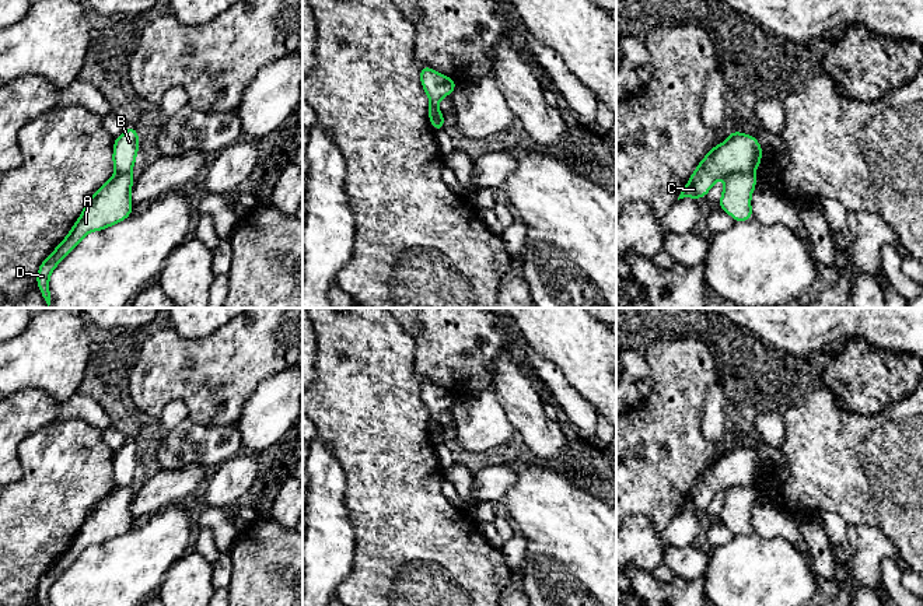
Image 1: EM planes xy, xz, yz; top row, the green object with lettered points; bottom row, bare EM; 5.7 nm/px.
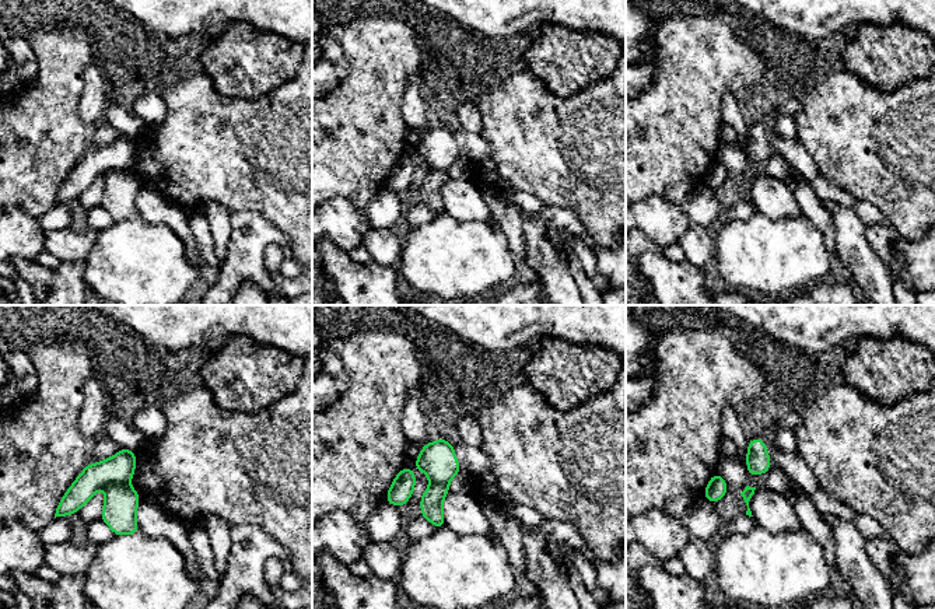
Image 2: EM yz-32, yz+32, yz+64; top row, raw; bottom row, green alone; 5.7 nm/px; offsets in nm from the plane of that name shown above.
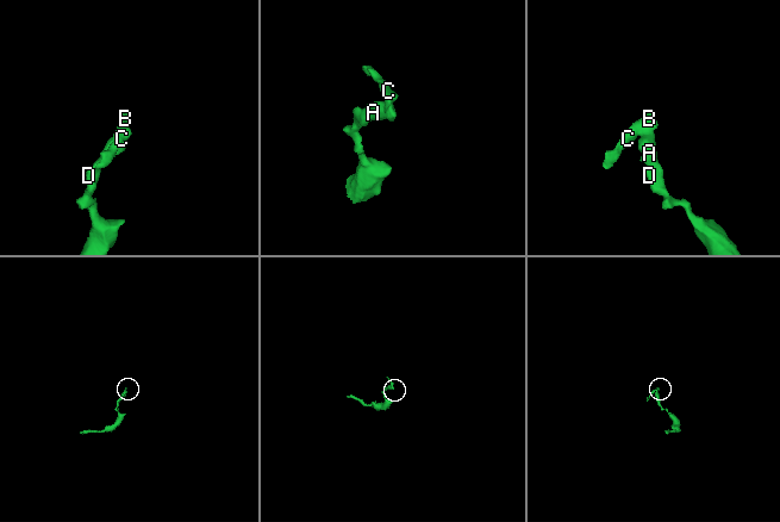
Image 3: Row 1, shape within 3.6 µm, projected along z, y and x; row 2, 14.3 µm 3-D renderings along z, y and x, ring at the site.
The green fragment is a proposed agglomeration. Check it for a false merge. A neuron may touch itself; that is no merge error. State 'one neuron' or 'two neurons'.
two neurons

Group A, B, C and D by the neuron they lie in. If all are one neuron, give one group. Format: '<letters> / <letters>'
A D / B C

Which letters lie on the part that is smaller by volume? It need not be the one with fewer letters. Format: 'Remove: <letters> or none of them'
Remove: B, C

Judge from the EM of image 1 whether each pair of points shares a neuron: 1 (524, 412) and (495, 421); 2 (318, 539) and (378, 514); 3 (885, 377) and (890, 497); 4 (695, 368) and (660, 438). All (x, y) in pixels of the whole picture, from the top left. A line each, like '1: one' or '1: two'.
1: two
2: two
3: two
4: one

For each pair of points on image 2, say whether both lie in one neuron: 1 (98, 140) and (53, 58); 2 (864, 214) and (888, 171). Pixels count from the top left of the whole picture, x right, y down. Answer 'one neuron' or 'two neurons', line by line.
1: two neurons
2: two neurons

